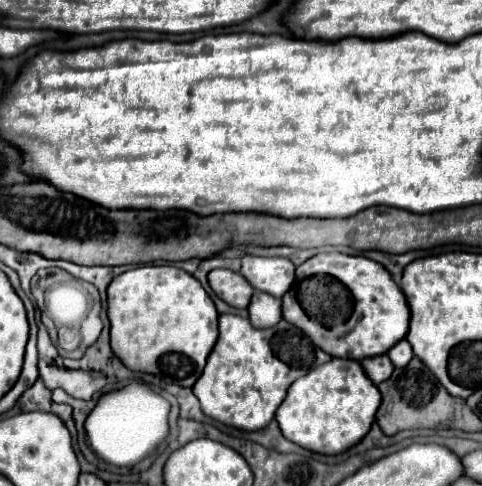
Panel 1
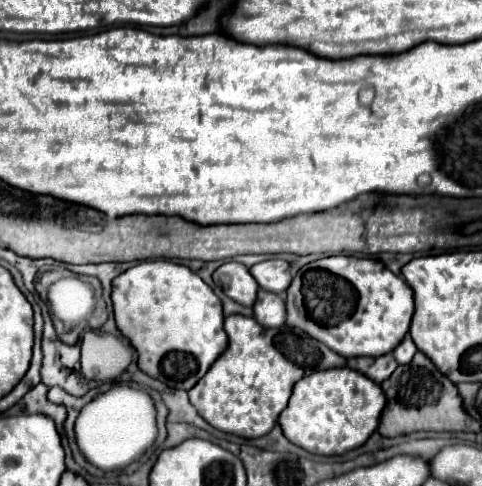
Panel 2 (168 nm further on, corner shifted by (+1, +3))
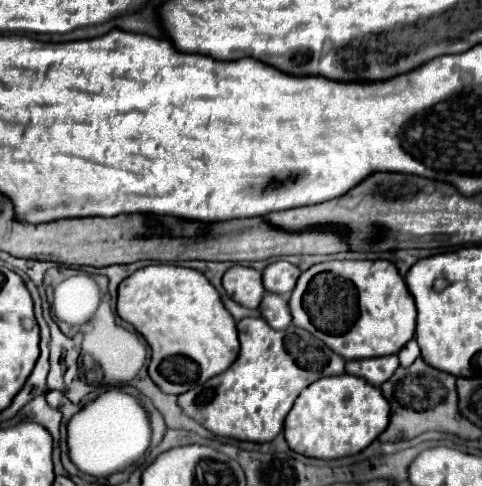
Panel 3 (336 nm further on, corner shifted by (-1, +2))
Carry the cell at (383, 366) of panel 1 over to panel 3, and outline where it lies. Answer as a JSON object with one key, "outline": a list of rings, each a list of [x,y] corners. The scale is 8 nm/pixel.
{"outline":[[[382,356],[382,358],[346,362],[348,374],[360,376],[374,386],[380,386],[382,382],[386,382],[394,374],[396,368],[398,368],[398,356]]]}

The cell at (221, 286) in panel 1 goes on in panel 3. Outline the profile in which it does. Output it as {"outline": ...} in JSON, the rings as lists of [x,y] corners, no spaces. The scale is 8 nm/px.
{"outline":[[[234,264],[230,270],[226,270],[222,278],[222,286],[232,300],[236,300],[246,308],[258,308],[264,296],[262,274],[254,268],[240,264]]]}

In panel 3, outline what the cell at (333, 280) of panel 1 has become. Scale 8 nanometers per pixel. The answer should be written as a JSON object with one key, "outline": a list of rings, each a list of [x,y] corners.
{"outline":[[[332,260],[316,264],[300,274],[292,296],[292,322],[320,338],[344,360],[398,354],[414,338],[416,304],[396,266],[388,260]]]}

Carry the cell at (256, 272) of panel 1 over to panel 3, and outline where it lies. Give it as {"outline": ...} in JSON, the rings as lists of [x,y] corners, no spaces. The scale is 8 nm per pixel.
{"outline":[[[278,260],[278,262],[272,262],[264,268],[262,282],[268,292],[290,294],[296,286],[298,276],[300,276],[300,270],[294,264],[286,262],[286,260]]]}

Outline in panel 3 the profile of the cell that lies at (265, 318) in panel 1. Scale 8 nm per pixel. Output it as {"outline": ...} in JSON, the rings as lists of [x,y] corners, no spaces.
{"outline":[[[266,292],[262,302],[260,302],[260,312],[262,318],[274,328],[274,330],[282,330],[290,324],[290,310],[288,310],[288,302],[284,296],[280,294],[270,294]]]}

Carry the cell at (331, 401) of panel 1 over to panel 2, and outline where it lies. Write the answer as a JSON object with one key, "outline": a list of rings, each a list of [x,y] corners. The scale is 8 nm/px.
{"outline":[[[350,367],[314,371],[294,385],[290,403],[280,413],[278,423],[286,439],[308,453],[342,455],[368,441],[378,427],[384,403],[386,399],[380,385]]]}

